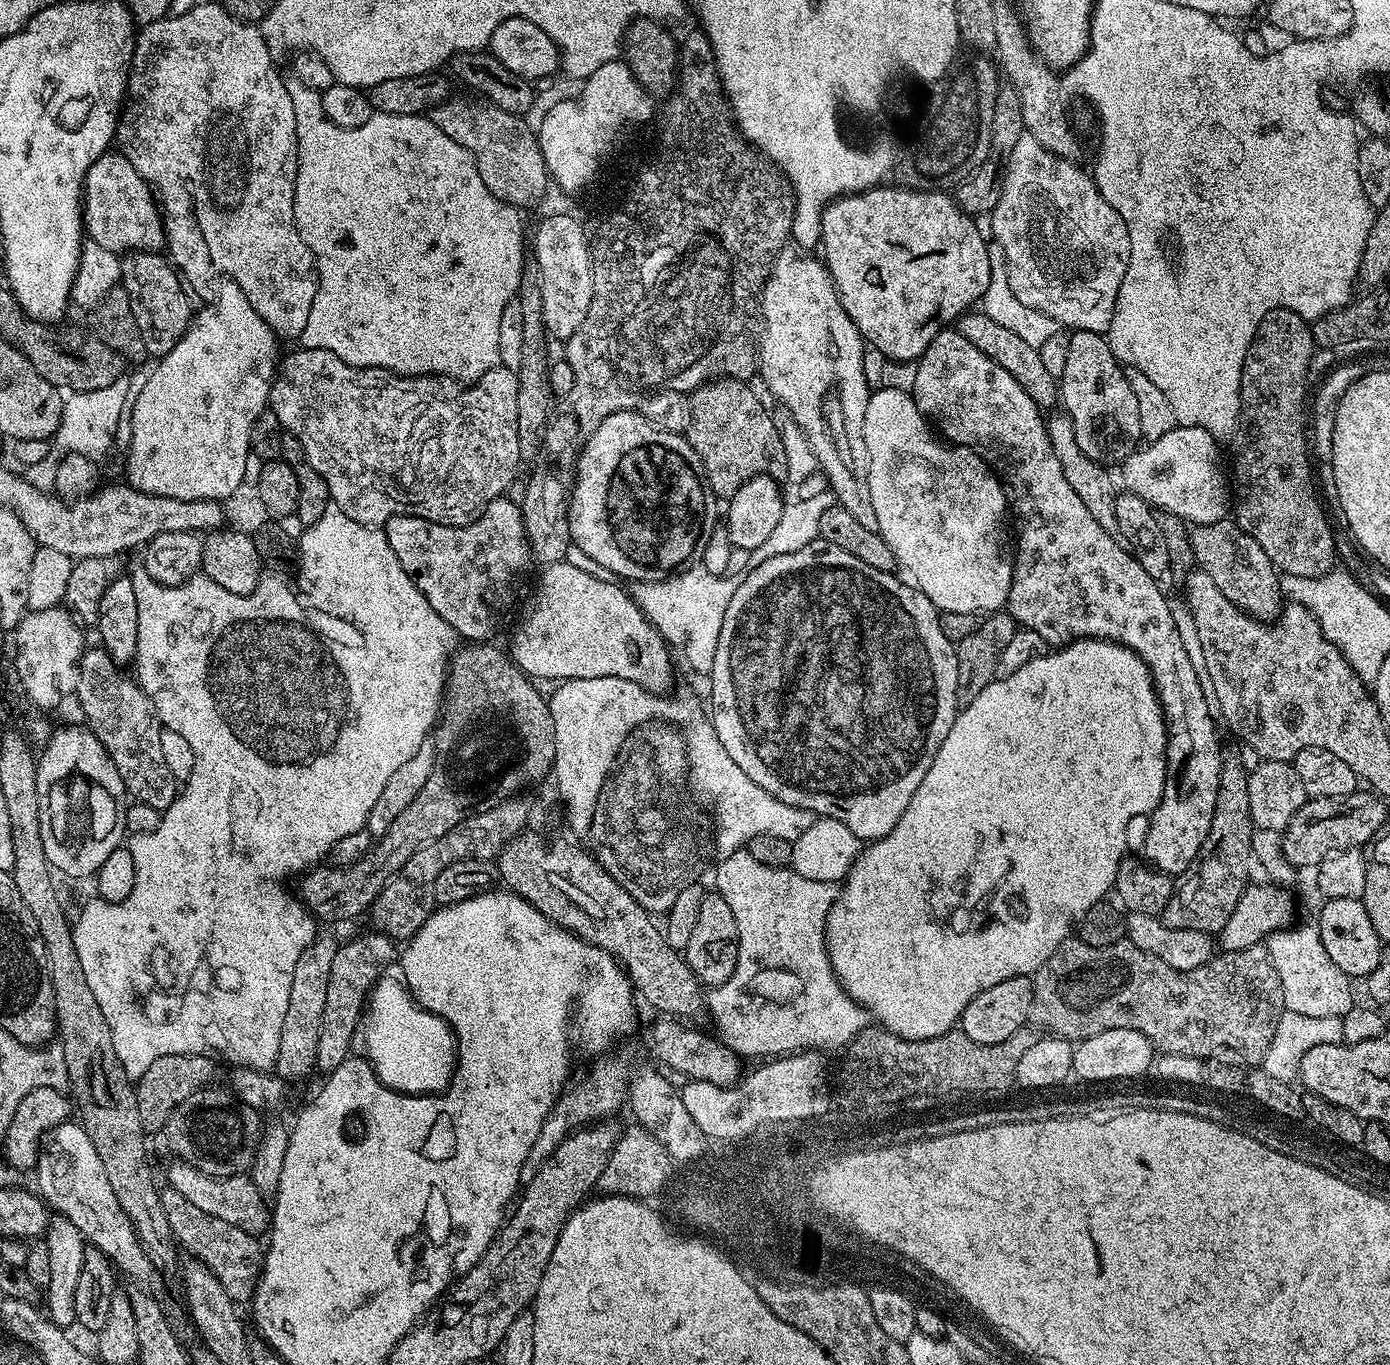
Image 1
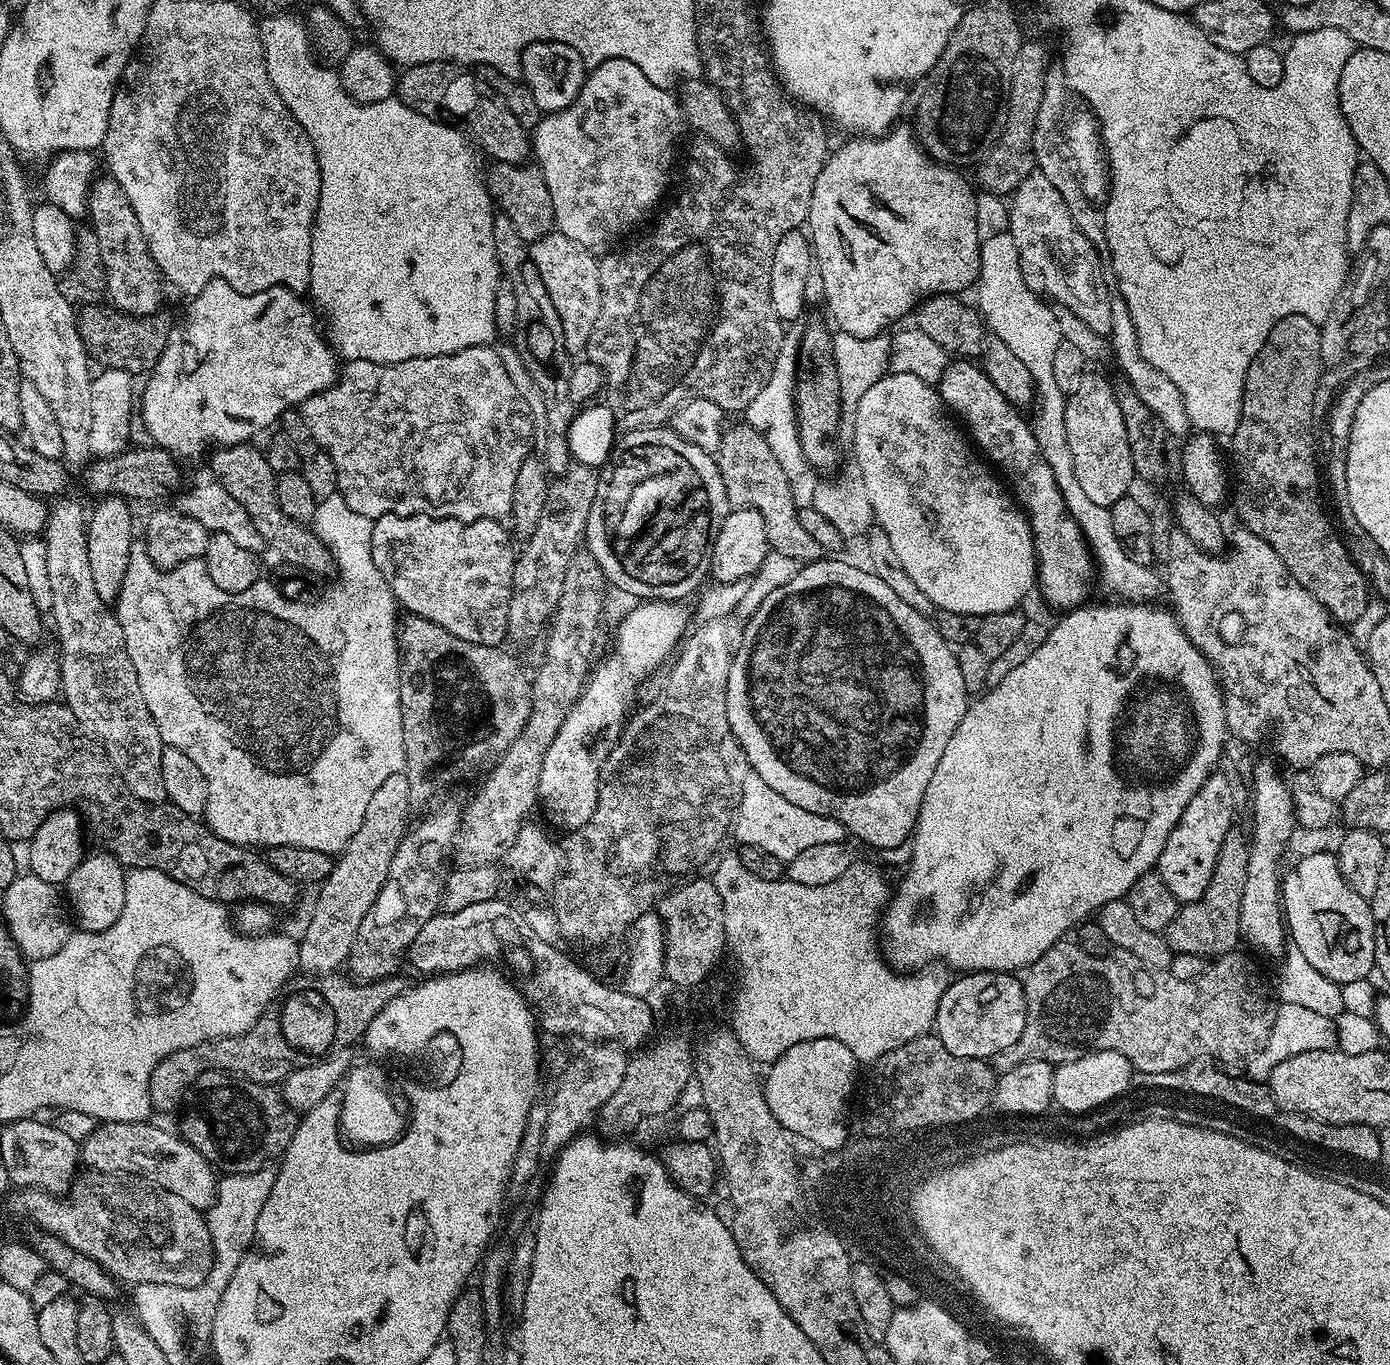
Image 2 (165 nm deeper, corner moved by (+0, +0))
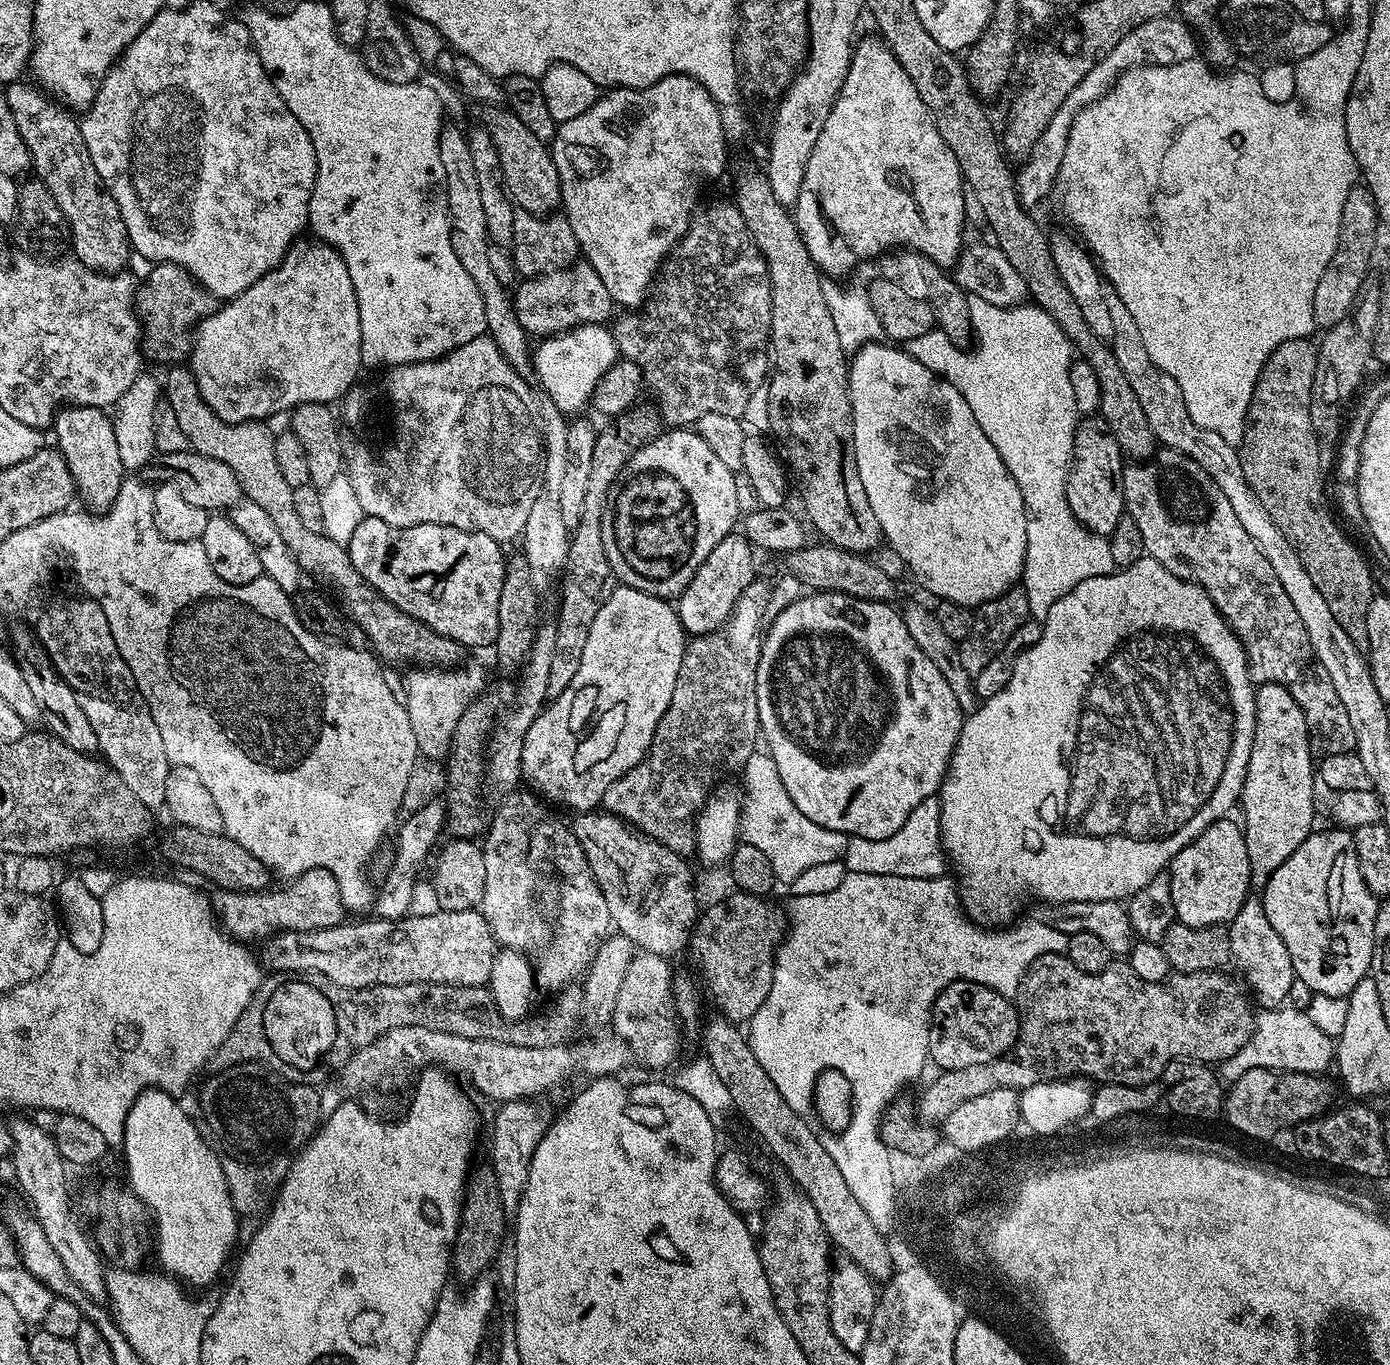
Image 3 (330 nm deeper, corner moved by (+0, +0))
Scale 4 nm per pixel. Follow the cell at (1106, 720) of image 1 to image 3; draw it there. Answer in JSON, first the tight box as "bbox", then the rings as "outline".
{"bbox":[940,556,1256,922],"outline":[[[1149,556],[1123,570],[1111,572],[1109,576],[1078,582],[1074,590],[1050,606],[1038,642],[1015,657],[1006,690],[994,694],[994,698],[983,701],[965,715],[952,761],[940,784],[941,838],[947,859],[953,865],[956,863],[955,875],[965,913],[976,922],[1007,921],[1004,919],[1012,912],[1012,900],[1027,892],[1048,906],[1071,900],[1124,902],[1138,894],[1146,882],[1167,869],[1178,850],[1190,846],[1206,826],[1225,819],[1231,813],[1228,811],[1237,807],[1246,778],[1246,766],[1250,762],[1250,750],[1254,746],[1255,725],[1256,688],[1248,673],[1244,647],[1199,584],[1172,577],[1157,559]]]}

